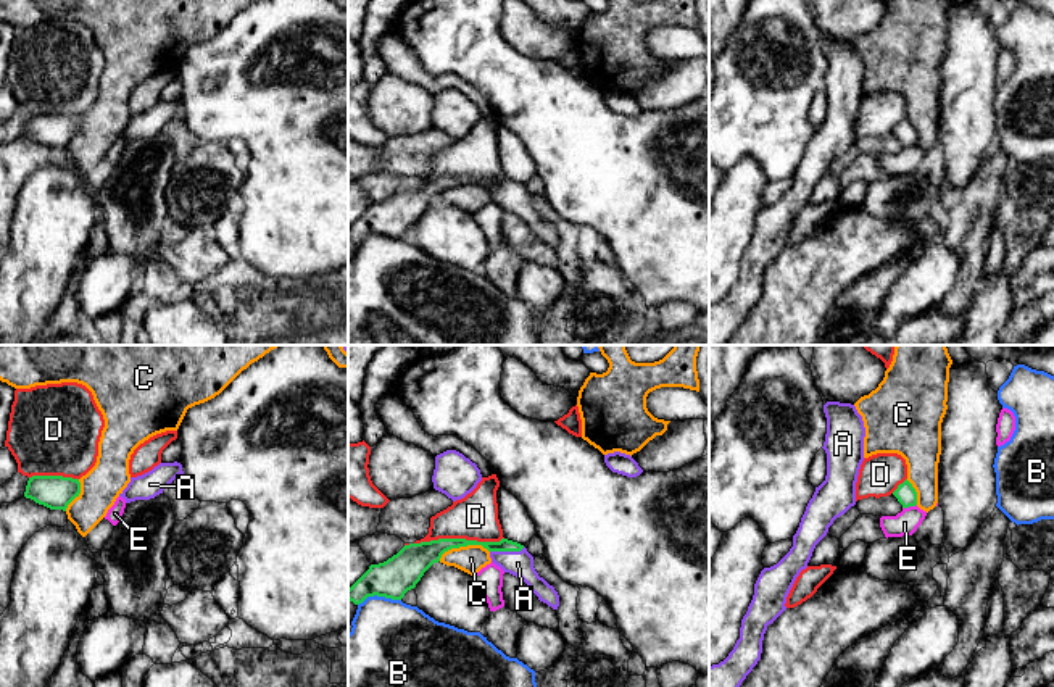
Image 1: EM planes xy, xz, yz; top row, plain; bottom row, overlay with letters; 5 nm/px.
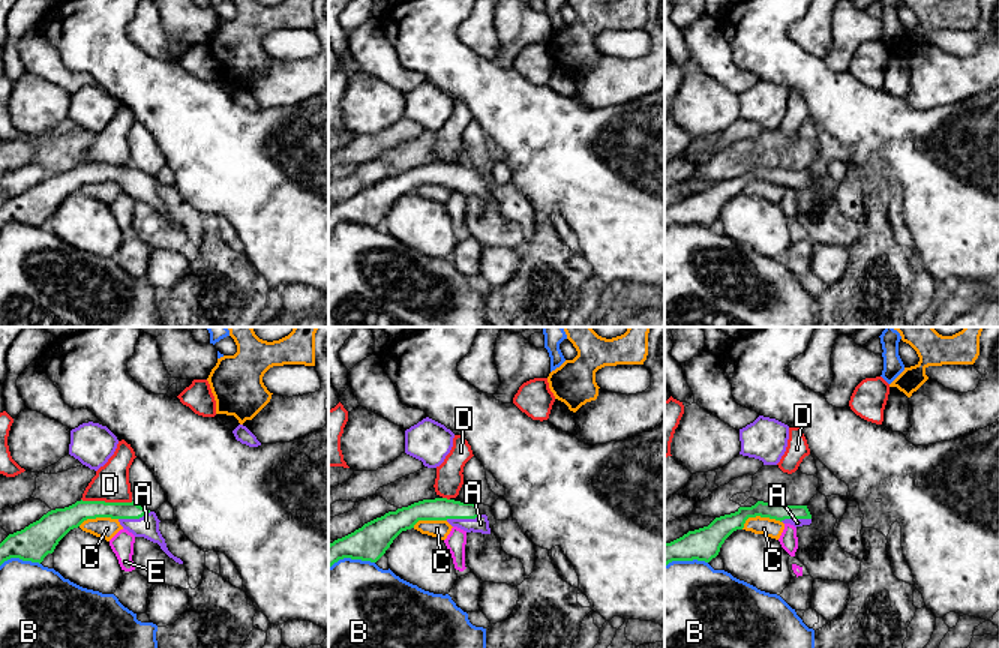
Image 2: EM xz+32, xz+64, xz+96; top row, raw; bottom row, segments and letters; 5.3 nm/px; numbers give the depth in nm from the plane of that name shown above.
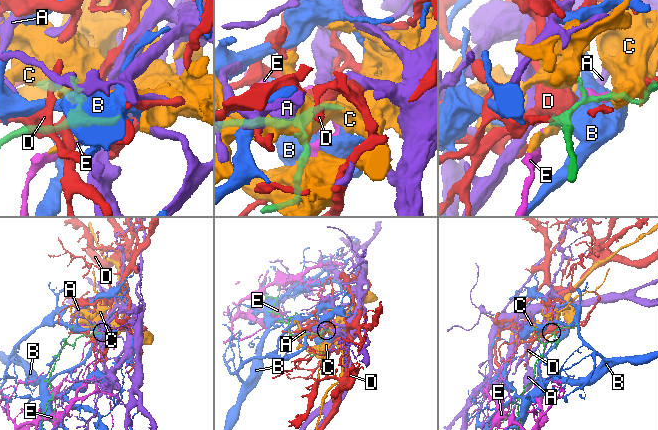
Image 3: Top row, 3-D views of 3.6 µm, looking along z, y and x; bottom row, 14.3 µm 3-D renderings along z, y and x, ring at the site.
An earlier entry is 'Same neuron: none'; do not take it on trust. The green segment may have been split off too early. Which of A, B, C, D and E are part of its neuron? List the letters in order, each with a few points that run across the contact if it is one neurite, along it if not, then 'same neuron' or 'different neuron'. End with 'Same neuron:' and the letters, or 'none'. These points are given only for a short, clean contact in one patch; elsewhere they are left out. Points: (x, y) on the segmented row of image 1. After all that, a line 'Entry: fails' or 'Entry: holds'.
A: same neuron
B: different neuron
C: different neuron
D: different neuron
E: different neuron
Same neuron: A
Entry: fails

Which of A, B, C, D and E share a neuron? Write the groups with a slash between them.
A / B / C / D / E

